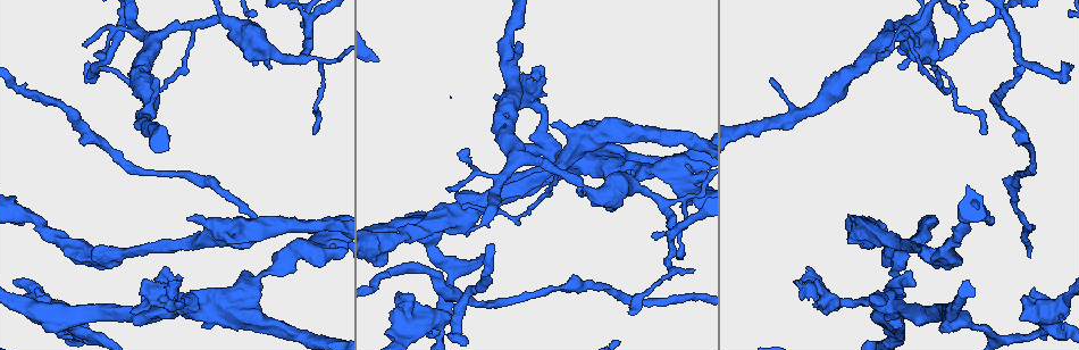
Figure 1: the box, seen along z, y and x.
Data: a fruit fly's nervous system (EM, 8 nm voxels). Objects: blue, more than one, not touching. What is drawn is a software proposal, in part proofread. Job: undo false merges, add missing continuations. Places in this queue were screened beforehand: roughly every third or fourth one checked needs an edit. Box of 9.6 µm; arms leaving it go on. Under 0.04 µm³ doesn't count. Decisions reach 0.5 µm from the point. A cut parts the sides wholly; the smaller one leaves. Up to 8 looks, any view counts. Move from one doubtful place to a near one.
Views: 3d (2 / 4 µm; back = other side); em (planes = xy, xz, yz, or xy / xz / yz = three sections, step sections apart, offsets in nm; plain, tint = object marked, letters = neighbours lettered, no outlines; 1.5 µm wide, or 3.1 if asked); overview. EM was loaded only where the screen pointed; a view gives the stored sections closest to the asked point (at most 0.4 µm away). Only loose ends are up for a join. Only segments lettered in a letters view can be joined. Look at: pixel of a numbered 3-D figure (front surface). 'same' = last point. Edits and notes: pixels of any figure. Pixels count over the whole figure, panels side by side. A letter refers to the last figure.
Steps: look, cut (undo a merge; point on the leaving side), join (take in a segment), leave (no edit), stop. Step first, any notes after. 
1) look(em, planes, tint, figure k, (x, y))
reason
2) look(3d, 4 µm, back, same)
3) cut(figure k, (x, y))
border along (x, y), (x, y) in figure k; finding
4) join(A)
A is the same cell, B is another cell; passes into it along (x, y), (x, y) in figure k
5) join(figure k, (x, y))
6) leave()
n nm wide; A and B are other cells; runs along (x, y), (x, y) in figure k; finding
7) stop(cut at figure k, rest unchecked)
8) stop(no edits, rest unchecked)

look(3d, 4 µm, back, figure 1, (550, 124))
free end

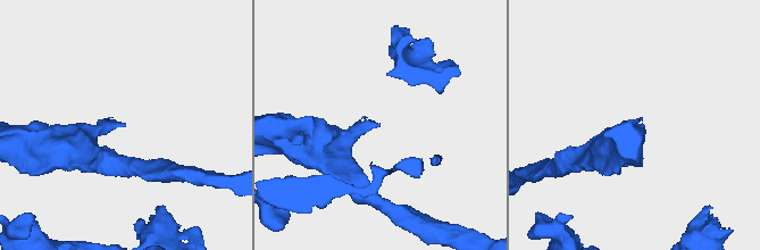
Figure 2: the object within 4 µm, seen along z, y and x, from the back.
look(em, planes, letters, figure 2, (125, 125))

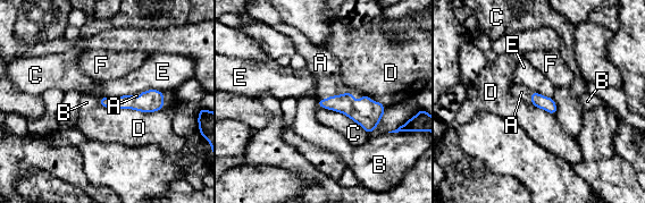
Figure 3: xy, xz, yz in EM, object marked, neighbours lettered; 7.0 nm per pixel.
join(A)
A is the same cell, B, C, D, E and F are other cells; passes into it along (367, 113), (342, 94), (323, 65) in figure 3; it goes on there

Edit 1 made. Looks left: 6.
look(overview)
see it whole again

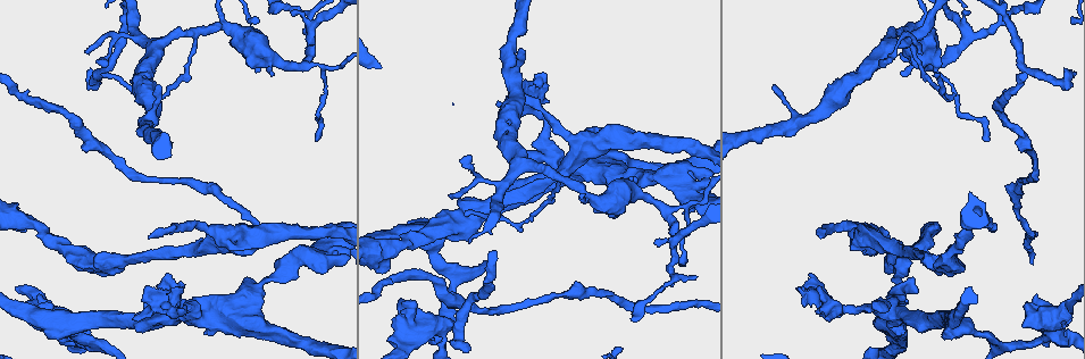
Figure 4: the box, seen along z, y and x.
look(em, xy, step 8, tint, figure 4, (104, 72))
a narrow waist

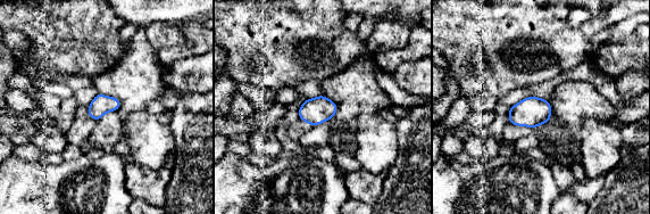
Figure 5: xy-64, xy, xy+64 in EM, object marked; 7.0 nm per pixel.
look(em, planes, tint, same)

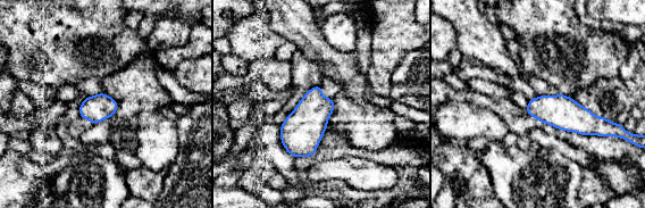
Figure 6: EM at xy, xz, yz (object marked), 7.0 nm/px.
look(em, planes, letters, same)

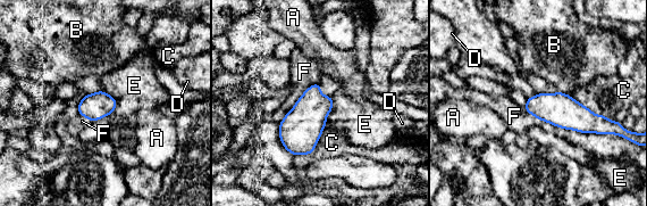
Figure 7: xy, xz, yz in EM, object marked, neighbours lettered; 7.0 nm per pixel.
leave()
A, B, C, D, E and F are other cells; border along (333, 97), (333, 108), (326, 124) in figure 7; continuous, no second cell

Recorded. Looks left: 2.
stop(join at figure 3, rest unchecked)

